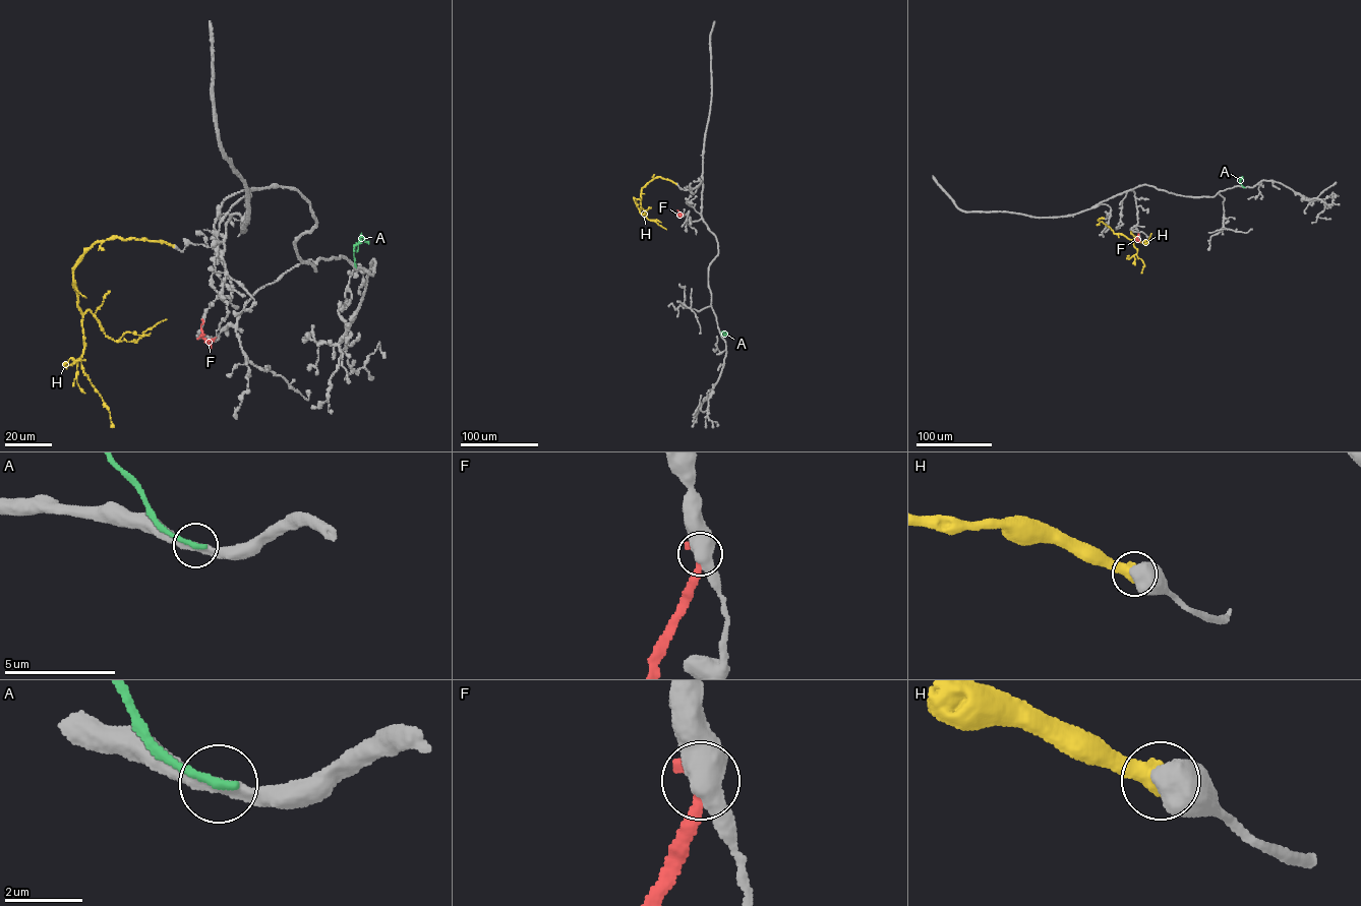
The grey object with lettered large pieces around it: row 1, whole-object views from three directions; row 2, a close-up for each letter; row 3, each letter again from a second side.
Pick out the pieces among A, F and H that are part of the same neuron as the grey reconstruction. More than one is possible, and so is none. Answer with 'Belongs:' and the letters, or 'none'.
Belongs: none

